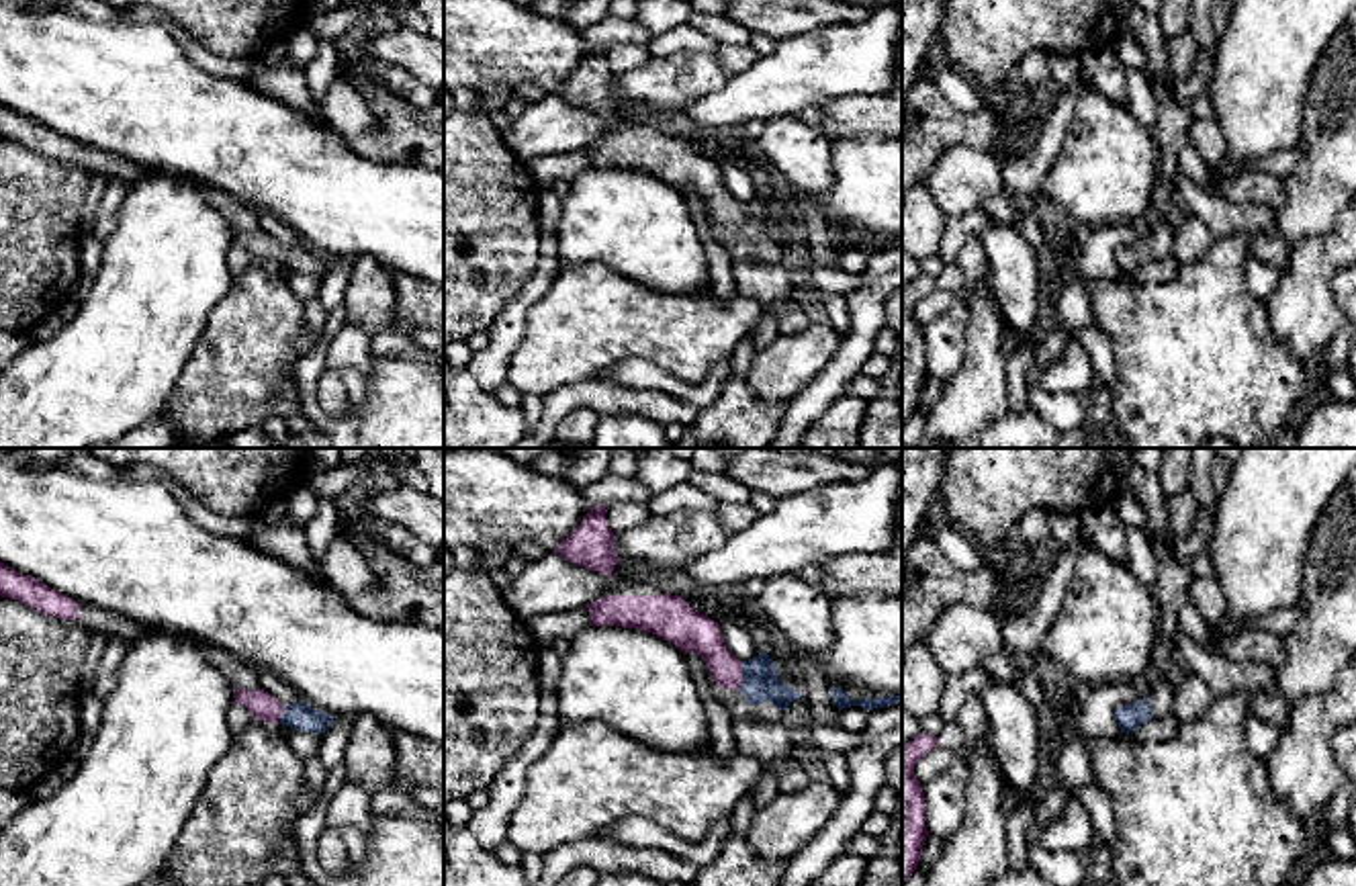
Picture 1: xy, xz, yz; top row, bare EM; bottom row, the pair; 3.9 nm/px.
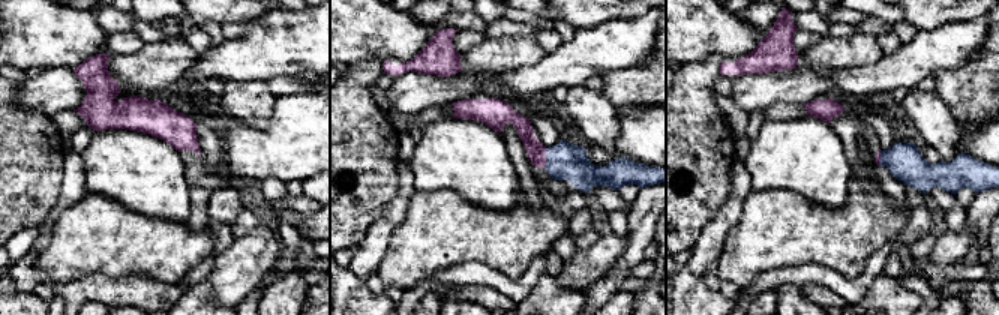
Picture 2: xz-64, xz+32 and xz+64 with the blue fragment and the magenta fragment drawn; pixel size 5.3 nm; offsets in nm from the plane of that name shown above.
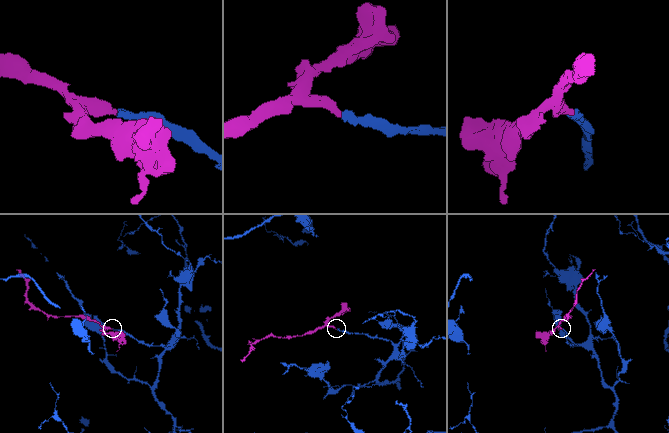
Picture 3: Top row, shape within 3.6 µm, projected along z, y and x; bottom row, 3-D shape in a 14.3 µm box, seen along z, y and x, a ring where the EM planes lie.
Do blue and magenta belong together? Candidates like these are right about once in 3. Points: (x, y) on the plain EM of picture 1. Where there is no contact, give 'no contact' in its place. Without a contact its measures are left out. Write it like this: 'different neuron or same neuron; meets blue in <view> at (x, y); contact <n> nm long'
same neuron; meets blue in xz at (743, 217); contact 110 nm long

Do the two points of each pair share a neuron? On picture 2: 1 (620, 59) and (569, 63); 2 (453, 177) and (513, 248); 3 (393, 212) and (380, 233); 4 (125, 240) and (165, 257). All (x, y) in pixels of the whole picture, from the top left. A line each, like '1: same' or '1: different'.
1: same
2: different
3: same
4: same

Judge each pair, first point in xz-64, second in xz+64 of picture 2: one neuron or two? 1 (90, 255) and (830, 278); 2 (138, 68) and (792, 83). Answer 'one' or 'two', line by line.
1: two
2: two

